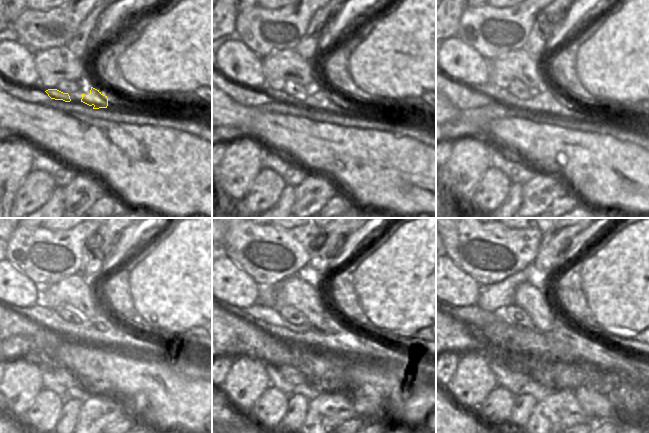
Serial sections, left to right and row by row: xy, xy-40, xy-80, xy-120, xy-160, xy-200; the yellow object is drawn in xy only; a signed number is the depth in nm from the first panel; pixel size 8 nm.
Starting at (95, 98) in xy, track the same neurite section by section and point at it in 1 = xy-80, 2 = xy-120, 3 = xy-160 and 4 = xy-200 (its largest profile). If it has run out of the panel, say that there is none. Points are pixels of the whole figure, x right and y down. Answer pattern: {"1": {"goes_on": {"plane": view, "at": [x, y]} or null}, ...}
{"1": {"goes_on": {"plane": "xy-80", "at": [547, 100]}}, "2": {"goes_on": {"plane": "xy-120", "at": [101, 328]}}, "3": {"goes_on": {"plane": "xy-160", "at": [331, 333]}}, "4": {"goes_on": {"plane": "xy-200", "at": [563, 341]}}}

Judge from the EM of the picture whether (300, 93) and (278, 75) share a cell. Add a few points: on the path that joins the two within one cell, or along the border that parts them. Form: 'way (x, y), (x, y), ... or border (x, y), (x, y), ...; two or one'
border (308, 88), (298, 83), (287, 81), (281, 90); two

